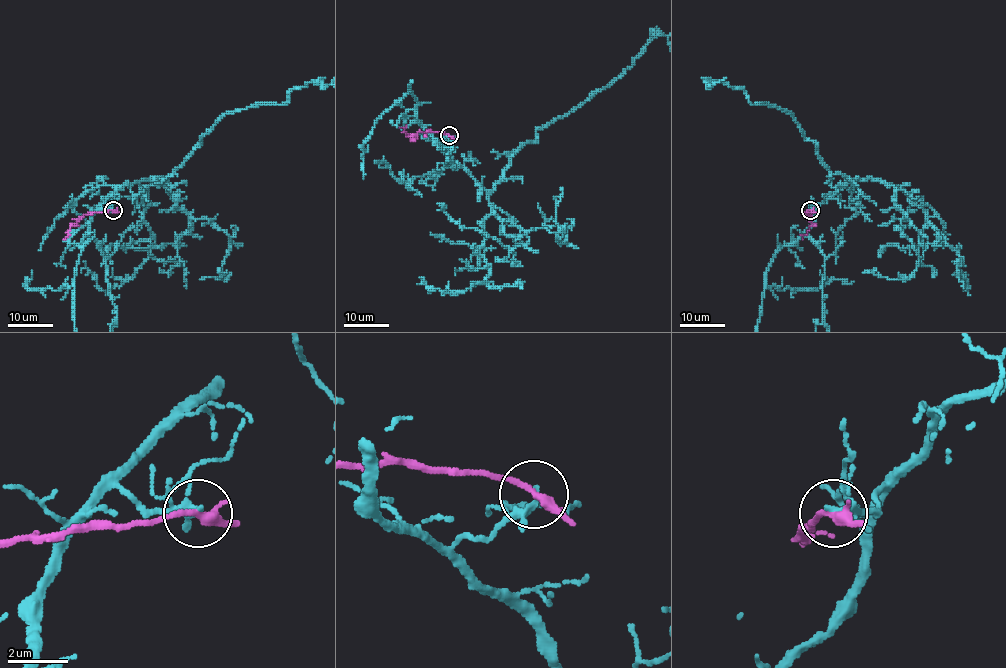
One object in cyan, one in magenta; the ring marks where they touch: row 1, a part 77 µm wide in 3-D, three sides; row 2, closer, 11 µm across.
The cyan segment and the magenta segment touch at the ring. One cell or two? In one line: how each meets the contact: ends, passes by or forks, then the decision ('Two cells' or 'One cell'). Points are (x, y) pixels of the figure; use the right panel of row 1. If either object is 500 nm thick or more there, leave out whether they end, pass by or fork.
At the ring cyan forks. At the ring magenta passes by. Two cells

